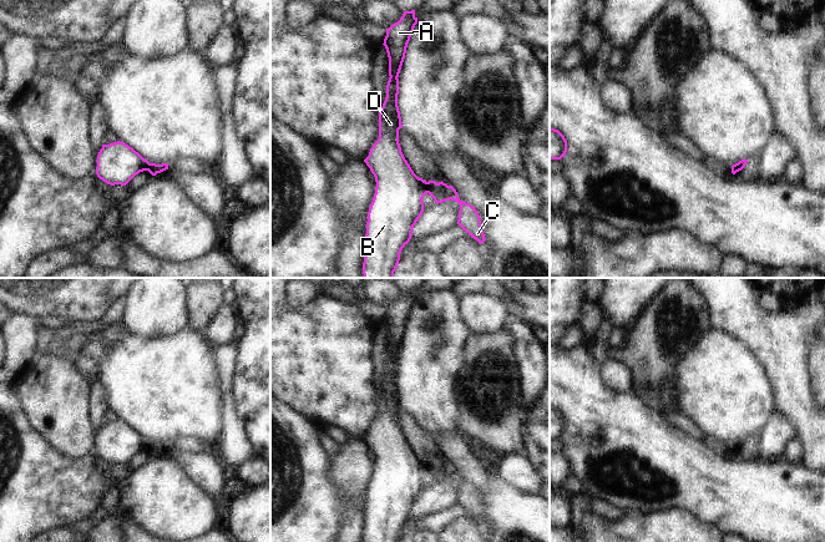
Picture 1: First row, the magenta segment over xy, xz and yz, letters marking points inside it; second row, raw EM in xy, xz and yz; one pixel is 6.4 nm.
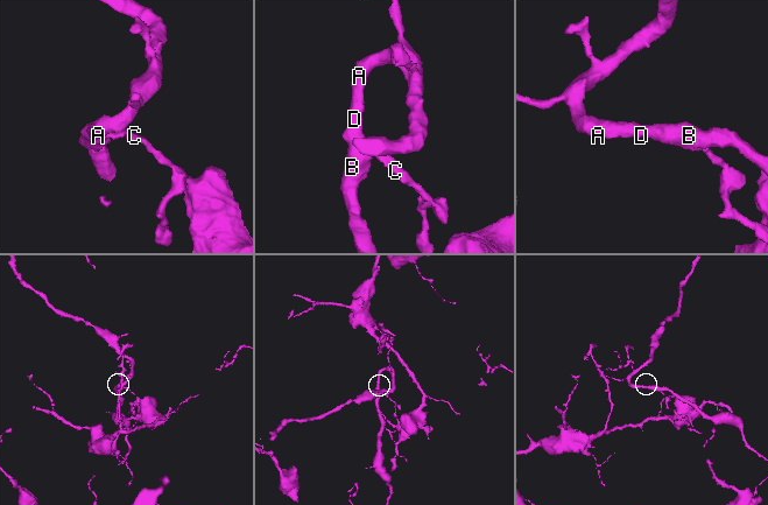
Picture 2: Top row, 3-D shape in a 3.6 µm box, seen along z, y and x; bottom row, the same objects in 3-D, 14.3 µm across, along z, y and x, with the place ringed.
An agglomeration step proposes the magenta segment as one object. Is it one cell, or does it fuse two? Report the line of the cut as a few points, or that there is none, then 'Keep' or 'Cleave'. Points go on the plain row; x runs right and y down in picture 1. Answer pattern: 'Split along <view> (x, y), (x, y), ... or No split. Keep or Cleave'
Split along xz (426, 461), (428, 471). Cleave

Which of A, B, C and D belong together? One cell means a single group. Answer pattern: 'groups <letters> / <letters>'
groups A B D / C

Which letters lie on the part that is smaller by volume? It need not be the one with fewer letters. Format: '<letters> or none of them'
A, B, D

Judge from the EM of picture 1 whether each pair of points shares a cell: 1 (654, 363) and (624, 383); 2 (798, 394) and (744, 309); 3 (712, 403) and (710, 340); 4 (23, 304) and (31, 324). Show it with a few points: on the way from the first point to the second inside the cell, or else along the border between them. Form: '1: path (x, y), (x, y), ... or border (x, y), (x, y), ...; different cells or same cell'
1: border (628, 368), (633, 378), (634, 390); different cells
2: path (789, 373), (784, 353), (762, 330); same cell
3: path (712, 388), (712, 355); same cell
4: border (16, 313), (24, 313), (40, 319); different cells

